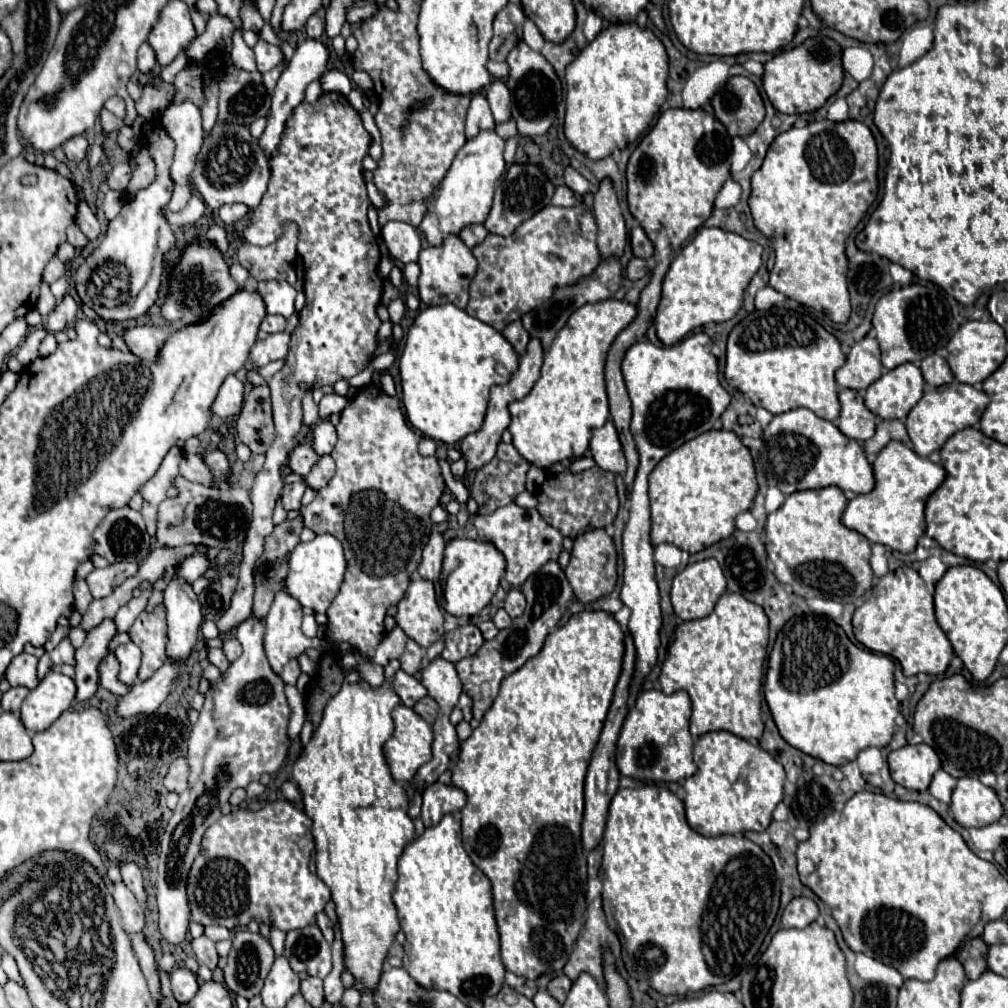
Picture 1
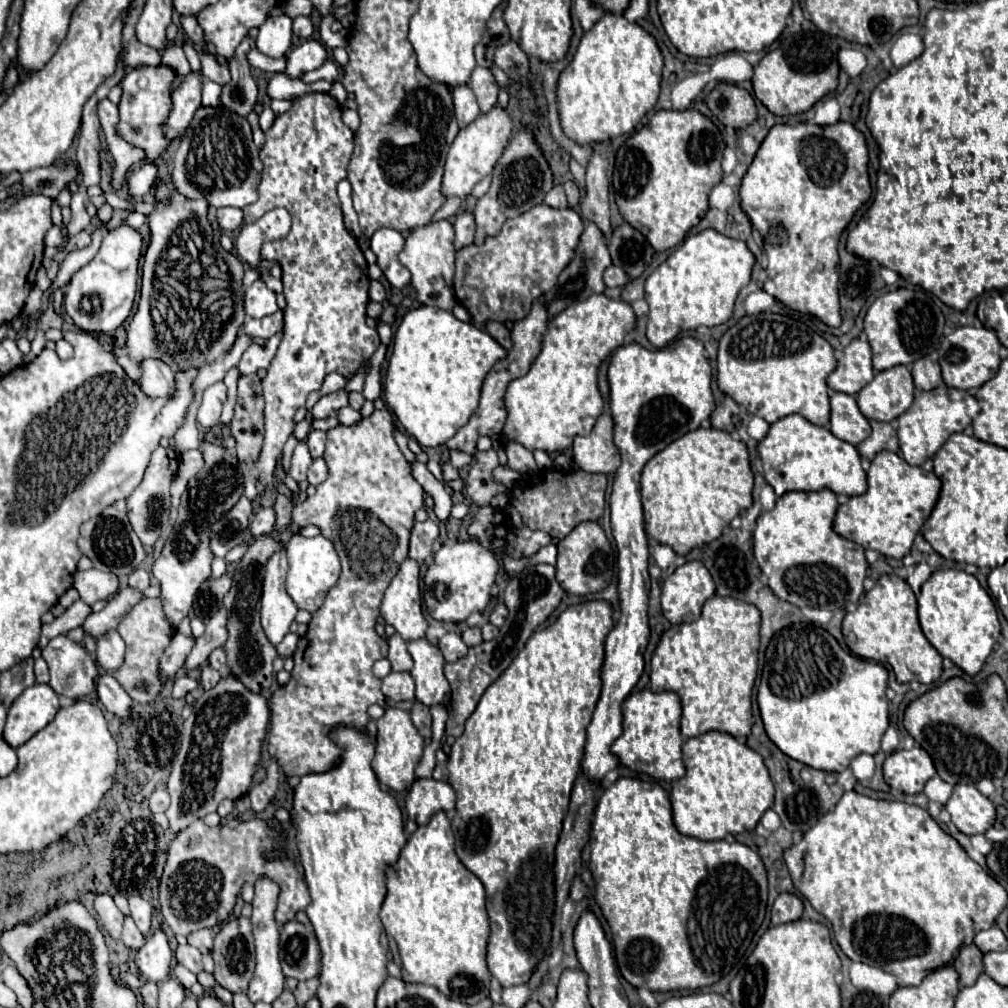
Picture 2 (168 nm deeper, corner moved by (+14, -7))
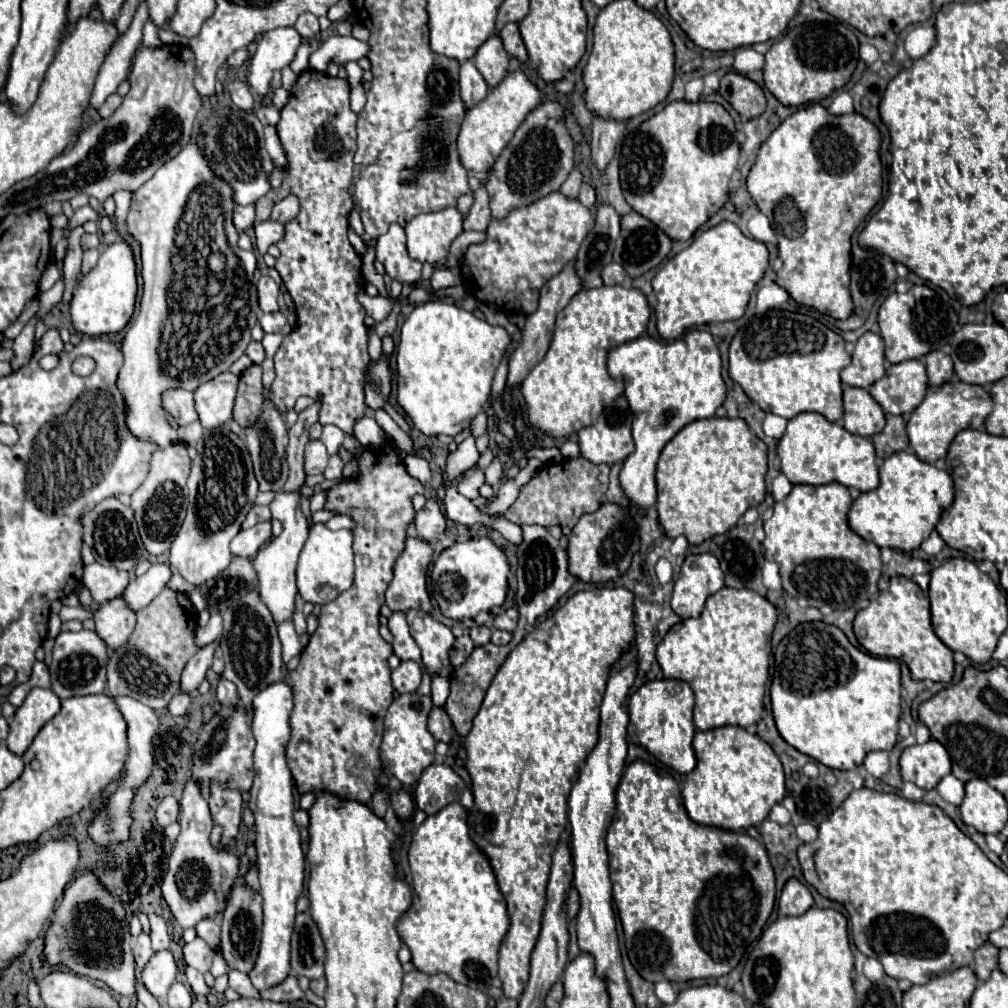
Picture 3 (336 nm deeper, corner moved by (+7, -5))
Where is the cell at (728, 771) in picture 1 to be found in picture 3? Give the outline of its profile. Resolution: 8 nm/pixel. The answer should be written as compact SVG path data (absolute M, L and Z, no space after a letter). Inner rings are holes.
M721 726L705 732L695 732L693 750L697 756L697 766L685 776L683 782L683 804L689 818L701 826L715 826L725 830L747 830L761 824L773 804L779 804L785 796L785 774L779 758L773 754L771 746L763 742L757 734L749 734L745 728Z

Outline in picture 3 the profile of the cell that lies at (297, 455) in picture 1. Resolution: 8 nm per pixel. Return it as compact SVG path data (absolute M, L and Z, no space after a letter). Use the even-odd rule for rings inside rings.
M309 440L309 444L305 446L305 474L307 476L321 474L327 466L327 460L329 460L329 454L325 446L319 440Z

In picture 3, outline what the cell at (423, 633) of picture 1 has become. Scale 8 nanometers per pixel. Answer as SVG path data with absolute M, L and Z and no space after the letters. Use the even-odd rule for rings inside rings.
M407 538L405 542L405 550L401 552L401 556L397 558L395 566L393 566L393 580L387 588L387 594L385 594L385 604L393 610L393 612L407 612L409 608L417 608L421 612L431 612L431 600L429 600L429 594L427 594L427 568L429 568L429 562L433 558L433 548L423 542L423 540L417 540L417 538Z

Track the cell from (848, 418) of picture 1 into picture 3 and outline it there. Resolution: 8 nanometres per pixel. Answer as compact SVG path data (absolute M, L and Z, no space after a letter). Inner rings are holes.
M847 386L843 390L843 404L845 404L843 428L847 432L871 438L885 426L885 414L881 406L871 398L867 390Z

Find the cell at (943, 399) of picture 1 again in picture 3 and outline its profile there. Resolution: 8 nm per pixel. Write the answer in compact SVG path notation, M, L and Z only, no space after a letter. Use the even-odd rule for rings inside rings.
M959 380L947 382L939 388L929 386L925 400L913 410L913 414L907 422L909 444L915 450L919 460L933 464L935 460L945 458L947 448L949 448L951 440L957 436L957 432L961 432L965 428L981 428L989 412L991 412L991 398L983 390L983 386L969 386Z

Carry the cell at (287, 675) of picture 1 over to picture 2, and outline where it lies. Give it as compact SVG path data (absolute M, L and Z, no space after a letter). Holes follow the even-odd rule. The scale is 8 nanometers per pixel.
M288 632L288 634L284 636L284 640L276 646L276 650L278 650L278 654L280 654L282 658L288 658L288 656L292 656L292 654L294 654L296 644L298 644L298 634Z

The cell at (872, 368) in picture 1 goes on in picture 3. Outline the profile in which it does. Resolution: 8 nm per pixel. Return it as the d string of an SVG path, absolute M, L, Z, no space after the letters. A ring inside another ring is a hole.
M865 332L853 350L853 362L841 372L841 382L855 388L869 388L885 374L883 340L879 334Z

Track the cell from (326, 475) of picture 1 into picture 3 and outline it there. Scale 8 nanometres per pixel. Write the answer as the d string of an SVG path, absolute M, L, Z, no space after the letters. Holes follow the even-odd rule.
M331 456L331 458L329 458L329 464L327 464L325 472L323 472L323 476L325 476L327 480L339 480L339 478L341 478L341 472L343 472L343 462L341 462L341 458L339 458L339 456Z

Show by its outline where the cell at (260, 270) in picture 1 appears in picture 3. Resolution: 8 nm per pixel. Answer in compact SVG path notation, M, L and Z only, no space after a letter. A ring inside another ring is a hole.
M287 196L287 198L283 198L281 202L277 202L273 206L271 220L279 222L279 224L287 224L289 220L297 218L297 212L299 212L299 200L297 200L297 196Z

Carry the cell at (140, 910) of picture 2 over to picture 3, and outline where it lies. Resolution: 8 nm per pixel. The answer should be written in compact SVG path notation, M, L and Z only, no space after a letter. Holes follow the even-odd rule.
M149 914L149 924L151 924L151 942L153 942L153 950L165 950L169 948L169 932L167 932L167 924L159 914Z

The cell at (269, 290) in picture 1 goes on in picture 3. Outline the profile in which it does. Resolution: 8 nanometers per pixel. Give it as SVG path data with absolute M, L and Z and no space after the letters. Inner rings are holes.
M263 276L257 282L259 290L259 306L263 312L277 312L279 310L279 286L271 276Z

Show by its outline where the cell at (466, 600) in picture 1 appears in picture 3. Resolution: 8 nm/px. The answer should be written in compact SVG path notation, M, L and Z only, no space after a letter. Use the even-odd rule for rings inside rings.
M473 538L461 544L453 544L439 554L431 570L433 596L447 618L475 618L479 612L489 612L491 608L505 602L507 574L509 562L507 556L499 550L499 546L495 546L489 538Z

